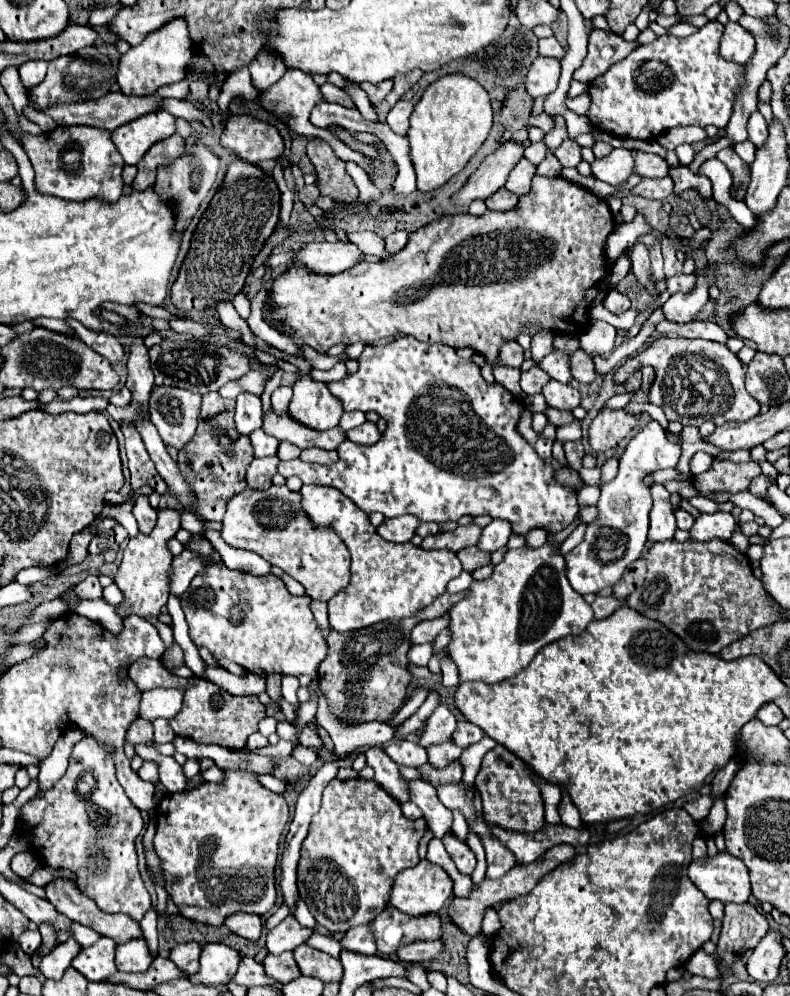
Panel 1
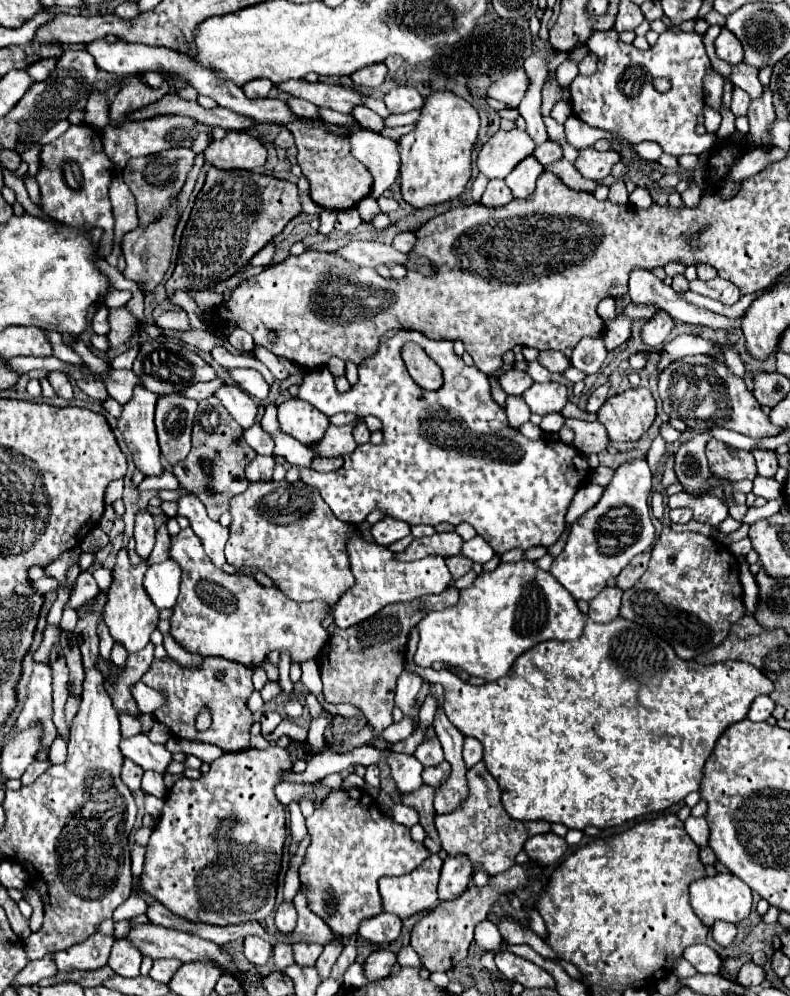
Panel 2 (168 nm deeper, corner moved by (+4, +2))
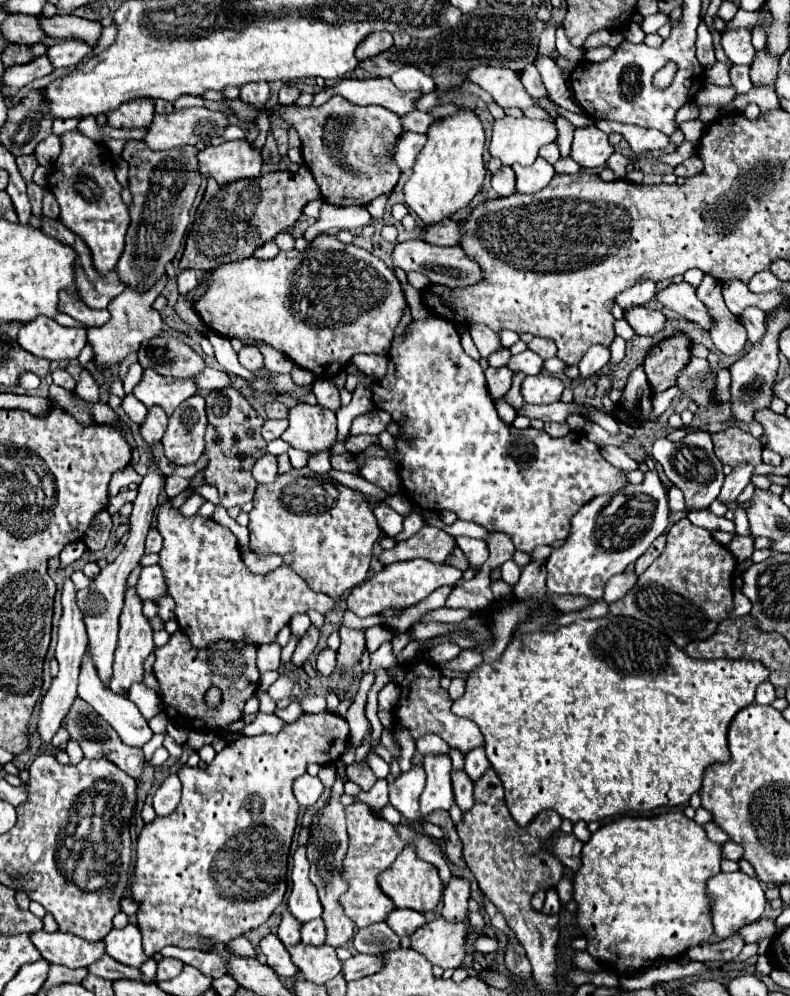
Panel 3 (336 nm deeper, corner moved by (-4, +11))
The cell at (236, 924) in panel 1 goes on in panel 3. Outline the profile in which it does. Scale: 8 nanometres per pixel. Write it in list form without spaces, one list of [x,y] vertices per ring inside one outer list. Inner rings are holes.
[[[267,935],[261,939],[261,951],[267,957],[267,965],[279,975],[279,977],[293,977],[299,967],[293,965],[285,945],[279,941],[277,935]]]

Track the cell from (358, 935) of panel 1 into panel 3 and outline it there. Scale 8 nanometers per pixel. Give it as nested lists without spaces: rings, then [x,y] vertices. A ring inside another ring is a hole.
[[[395,909],[391,913],[391,917],[387,917],[387,925],[399,935],[413,935],[419,927],[423,927],[427,923],[423,913],[415,913],[413,909]]]

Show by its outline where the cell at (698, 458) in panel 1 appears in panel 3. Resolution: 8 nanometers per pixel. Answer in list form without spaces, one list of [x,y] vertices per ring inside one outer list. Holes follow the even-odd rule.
[[[689,433],[685,439],[673,443],[669,439],[657,439],[653,443],[653,457],[661,463],[665,475],[669,477],[671,485],[683,491],[687,509],[707,509],[711,501],[717,499],[719,489],[723,485],[723,469],[721,461],[717,459],[713,445],[711,445],[711,435],[709,433]]]

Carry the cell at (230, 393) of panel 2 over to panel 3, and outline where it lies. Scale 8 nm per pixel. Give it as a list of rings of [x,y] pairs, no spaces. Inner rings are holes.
[[[205,367],[201,373],[197,373],[193,377],[193,381],[199,391],[213,391],[213,389],[223,389],[229,385],[229,377],[223,371],[209,369],[209,367]]]

